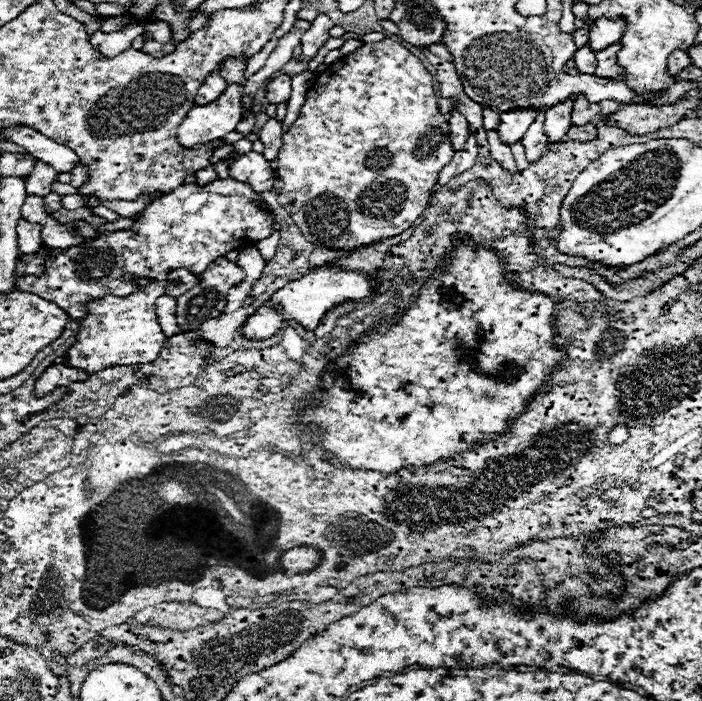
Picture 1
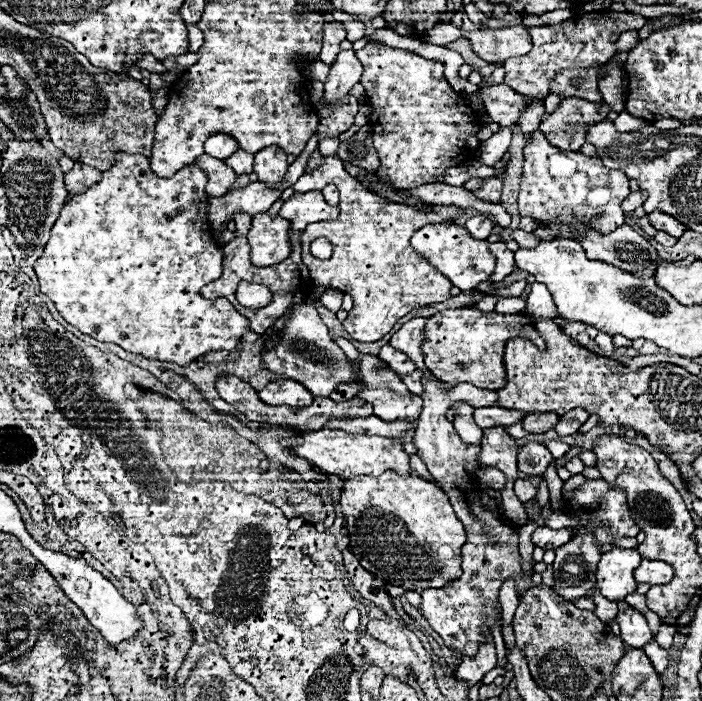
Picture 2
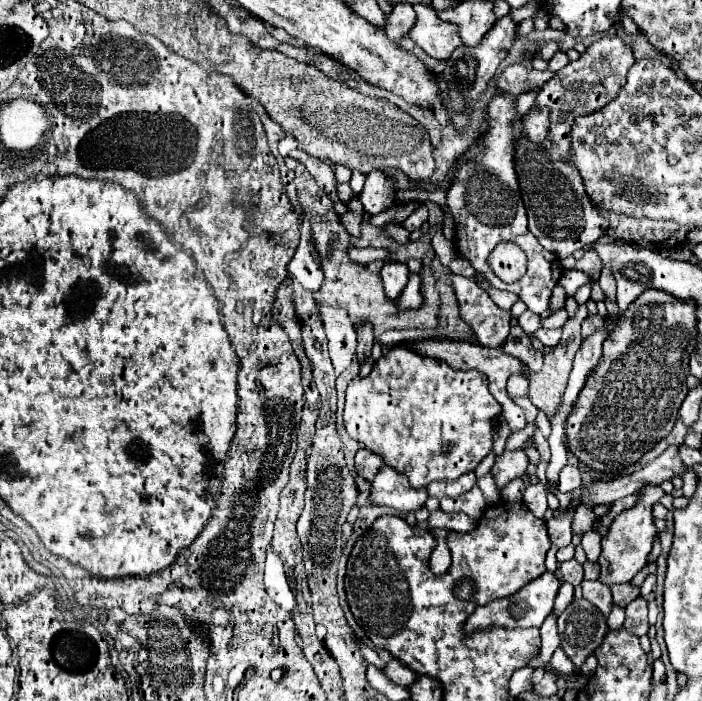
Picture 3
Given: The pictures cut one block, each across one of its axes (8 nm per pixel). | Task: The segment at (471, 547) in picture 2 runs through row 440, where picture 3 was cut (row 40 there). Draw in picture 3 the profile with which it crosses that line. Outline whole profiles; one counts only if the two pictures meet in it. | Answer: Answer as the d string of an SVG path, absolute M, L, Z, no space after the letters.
M414 4L416 10L416 24L412 26L410 38L432 58L448 60L450 54L462 46L456 24L442 22L436 12L424 4Z

